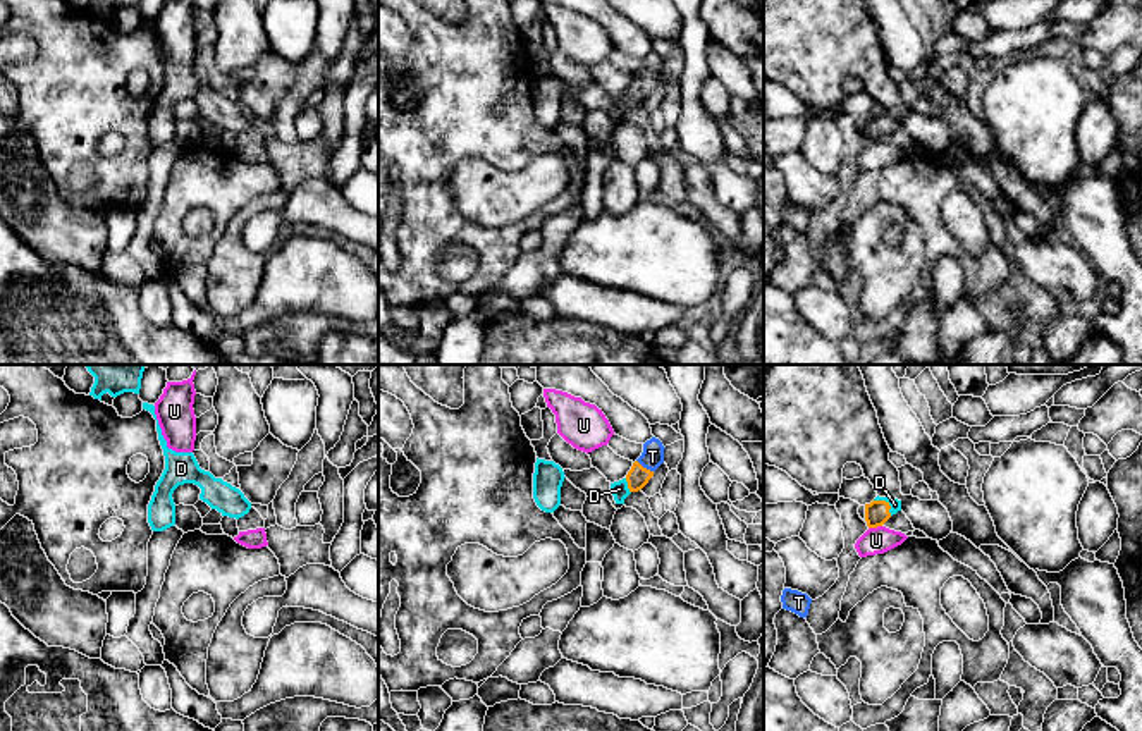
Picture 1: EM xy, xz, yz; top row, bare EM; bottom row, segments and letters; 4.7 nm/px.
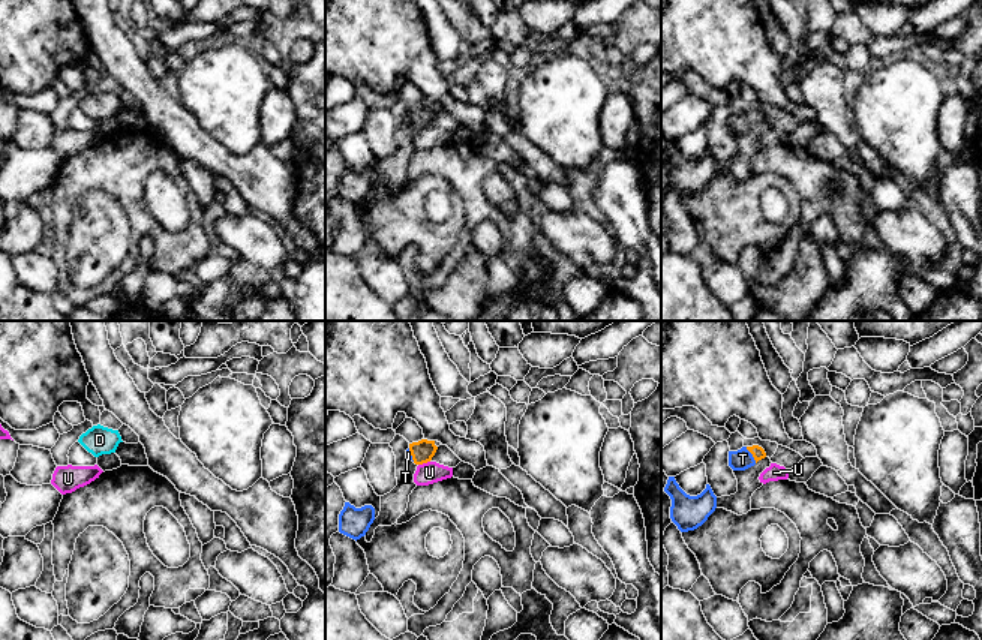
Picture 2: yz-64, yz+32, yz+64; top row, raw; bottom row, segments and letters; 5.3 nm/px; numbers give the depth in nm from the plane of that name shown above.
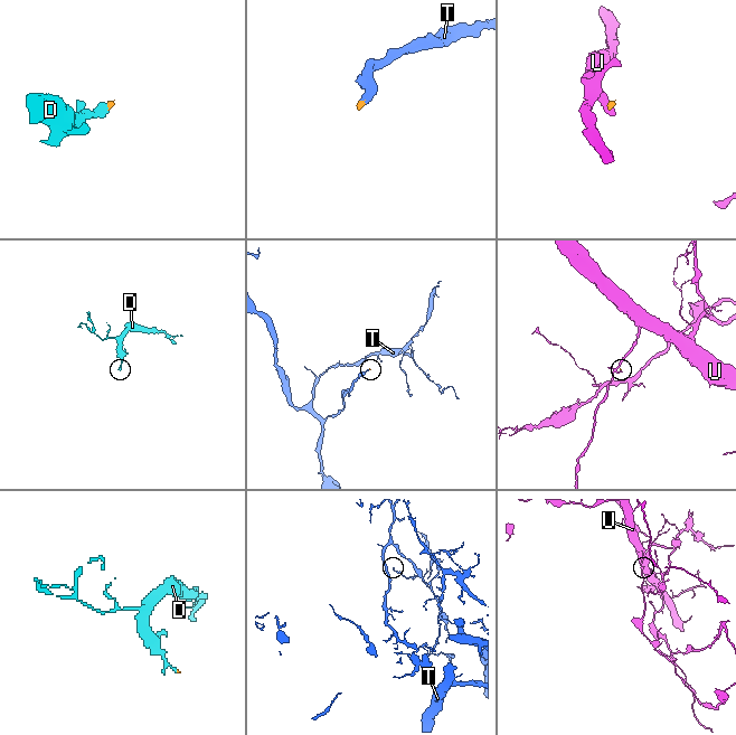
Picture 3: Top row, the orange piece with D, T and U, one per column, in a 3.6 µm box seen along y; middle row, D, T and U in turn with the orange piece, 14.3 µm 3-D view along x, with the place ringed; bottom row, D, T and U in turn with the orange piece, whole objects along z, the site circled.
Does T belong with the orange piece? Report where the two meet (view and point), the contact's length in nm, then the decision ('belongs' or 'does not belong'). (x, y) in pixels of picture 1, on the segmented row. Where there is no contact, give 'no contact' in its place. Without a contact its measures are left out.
xz (645, 468) | 100 nm | belongs

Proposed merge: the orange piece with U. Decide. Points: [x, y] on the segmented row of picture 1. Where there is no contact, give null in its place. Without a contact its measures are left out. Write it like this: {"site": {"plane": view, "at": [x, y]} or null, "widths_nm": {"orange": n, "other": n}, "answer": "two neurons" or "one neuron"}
{"site": {"plane": "yz", "at": [874, 527]}, "widths_nm": {"orange": 110, "other": 130}, "answer": "two neurons"}

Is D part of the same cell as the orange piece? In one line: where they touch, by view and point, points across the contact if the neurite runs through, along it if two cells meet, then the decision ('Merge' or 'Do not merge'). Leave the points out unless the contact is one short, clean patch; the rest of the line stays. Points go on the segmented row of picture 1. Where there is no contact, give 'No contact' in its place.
Touches orange at yz (886, 503). Path across: yz (877, 513), (886, 503), (895, 504). Merge

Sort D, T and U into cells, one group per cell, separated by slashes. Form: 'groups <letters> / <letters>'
groups D T / U

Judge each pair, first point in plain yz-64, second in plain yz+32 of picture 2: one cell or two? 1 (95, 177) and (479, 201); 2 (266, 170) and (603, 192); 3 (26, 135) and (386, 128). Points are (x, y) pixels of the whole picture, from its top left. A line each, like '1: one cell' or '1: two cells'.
1: one cell
2: one cell
3: one cell

